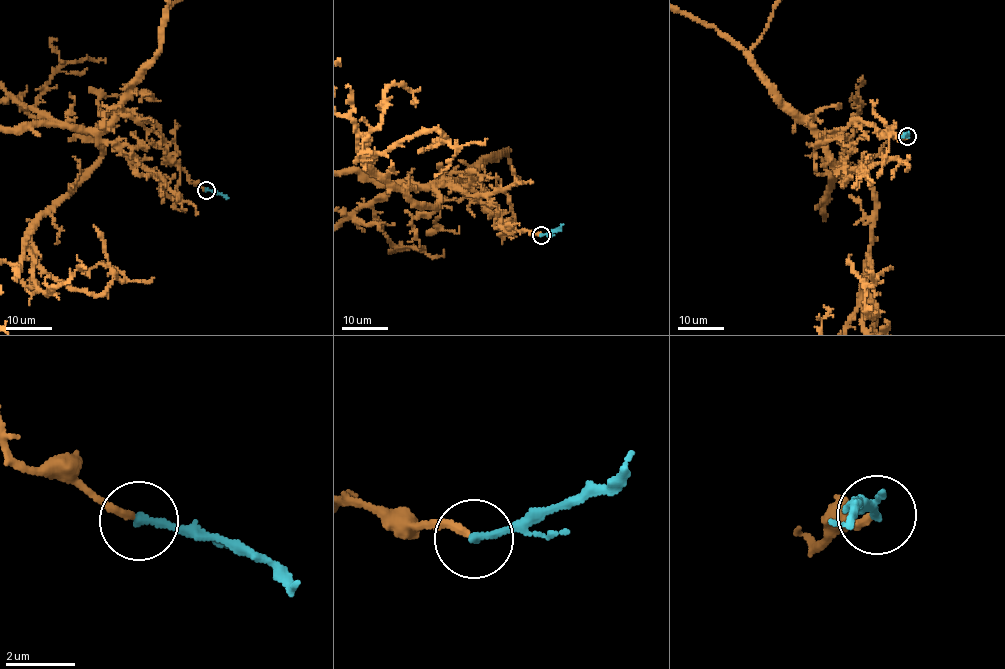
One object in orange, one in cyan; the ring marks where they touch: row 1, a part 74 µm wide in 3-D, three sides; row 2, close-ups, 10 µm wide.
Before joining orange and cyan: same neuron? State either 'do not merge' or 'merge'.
merge

